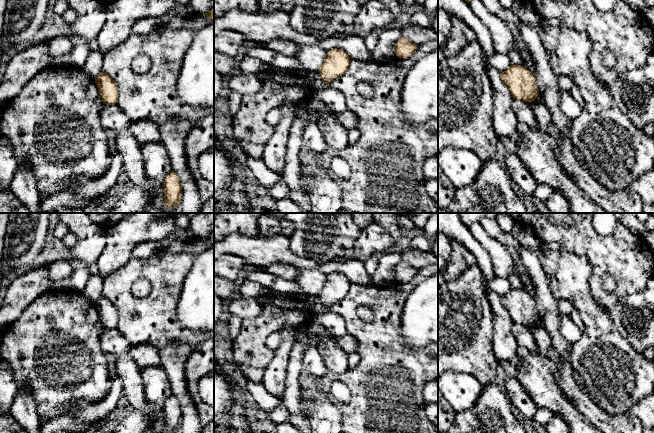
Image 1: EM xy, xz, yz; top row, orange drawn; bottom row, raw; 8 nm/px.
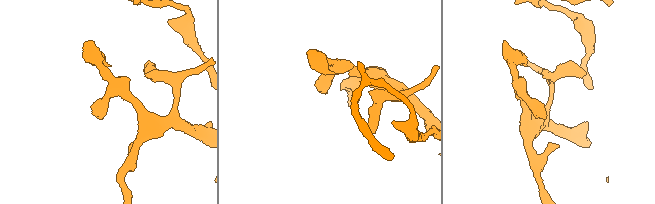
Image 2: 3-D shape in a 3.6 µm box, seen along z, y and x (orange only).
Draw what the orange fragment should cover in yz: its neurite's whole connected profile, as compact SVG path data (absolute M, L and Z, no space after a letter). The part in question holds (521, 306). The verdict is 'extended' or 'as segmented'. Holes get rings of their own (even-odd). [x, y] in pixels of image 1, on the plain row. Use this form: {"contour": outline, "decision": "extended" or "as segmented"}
{"contour": "M512 288L506 295L500 296L513 323L531 327L539 320L535 297L526 291Z", "decision": "as segmented"}

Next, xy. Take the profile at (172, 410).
{"contour": "M173 394L166 400L164 406L164 431L179 430L182 419L182 411L179 400Z", "decision": "as segmented"}

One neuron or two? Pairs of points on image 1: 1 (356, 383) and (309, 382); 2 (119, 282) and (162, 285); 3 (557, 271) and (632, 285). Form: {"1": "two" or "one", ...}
{"1": "two", "2": "one", "3": "two"}

